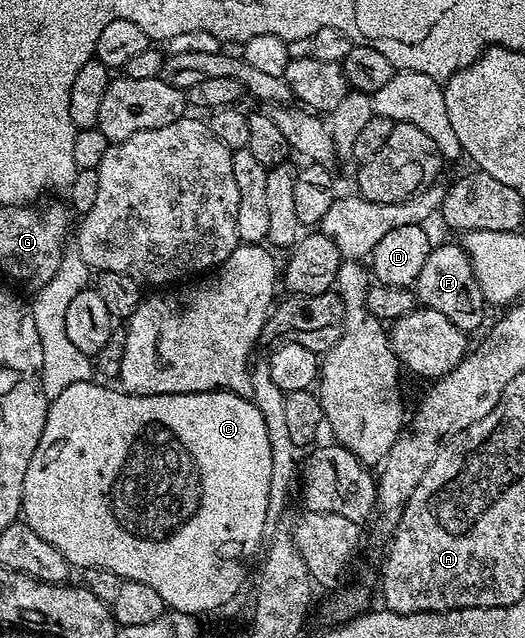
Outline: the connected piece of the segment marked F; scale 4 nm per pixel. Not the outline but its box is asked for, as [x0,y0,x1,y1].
[412,243,486,334]

